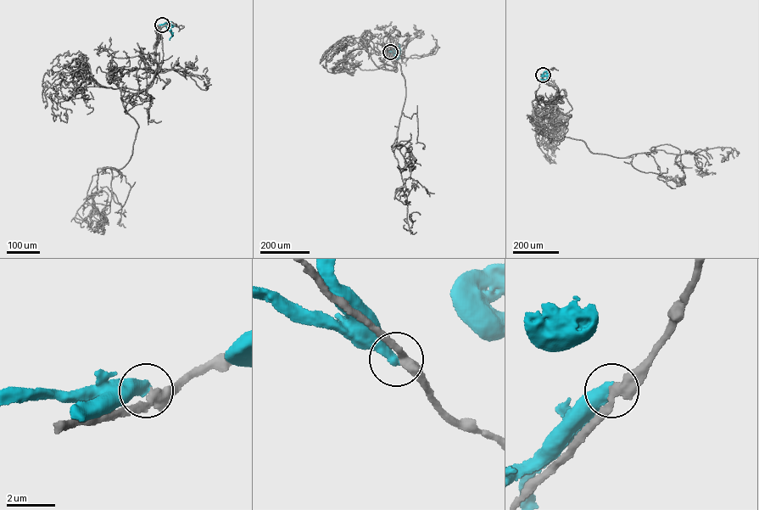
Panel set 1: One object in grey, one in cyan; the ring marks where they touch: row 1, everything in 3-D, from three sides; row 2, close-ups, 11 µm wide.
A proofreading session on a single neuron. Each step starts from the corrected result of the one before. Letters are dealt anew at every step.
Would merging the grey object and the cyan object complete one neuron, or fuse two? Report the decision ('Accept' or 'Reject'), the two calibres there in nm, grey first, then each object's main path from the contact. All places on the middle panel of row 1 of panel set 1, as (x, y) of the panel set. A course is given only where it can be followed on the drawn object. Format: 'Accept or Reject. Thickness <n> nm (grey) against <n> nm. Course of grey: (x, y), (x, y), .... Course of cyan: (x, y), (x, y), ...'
Reject. Thickness 360 nm (grey) against 480 nm. Course of grey: (390, 52), (397, 36), (398, 58), (393, 64), (388, 58). Course of cyan: (390, 52), (395, 58), (400, 53), (399, 43)

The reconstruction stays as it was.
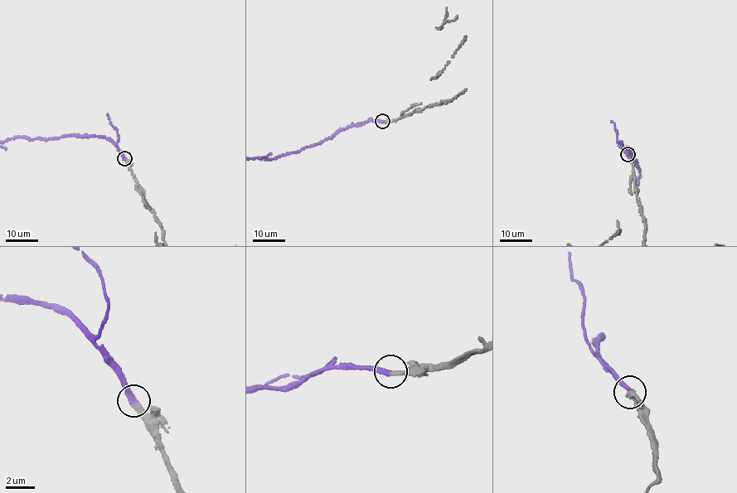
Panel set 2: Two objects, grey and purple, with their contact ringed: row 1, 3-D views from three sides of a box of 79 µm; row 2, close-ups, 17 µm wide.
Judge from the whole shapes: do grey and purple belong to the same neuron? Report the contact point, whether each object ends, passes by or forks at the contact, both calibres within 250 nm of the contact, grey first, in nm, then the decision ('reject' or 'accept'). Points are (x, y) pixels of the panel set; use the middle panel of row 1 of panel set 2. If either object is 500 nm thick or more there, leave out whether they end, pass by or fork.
place (382, 121); grey ends; purple ends; calibres 320 and 360 nm; accept

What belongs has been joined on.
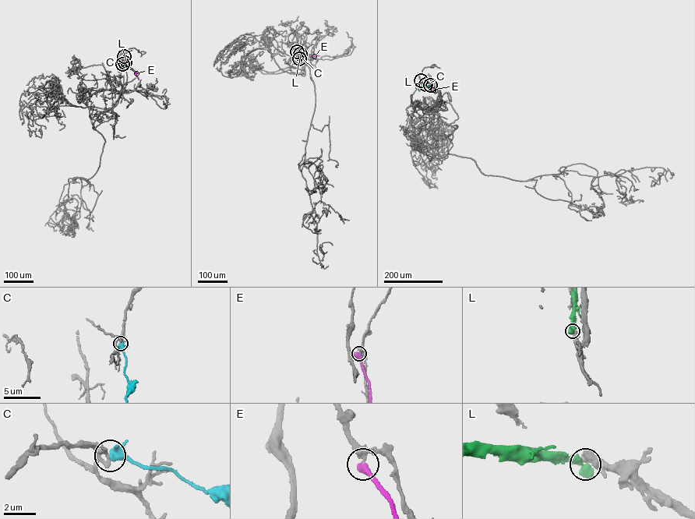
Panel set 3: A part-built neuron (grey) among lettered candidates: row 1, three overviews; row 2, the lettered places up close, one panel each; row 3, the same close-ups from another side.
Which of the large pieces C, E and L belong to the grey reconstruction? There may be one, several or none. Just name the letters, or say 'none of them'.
none of them

